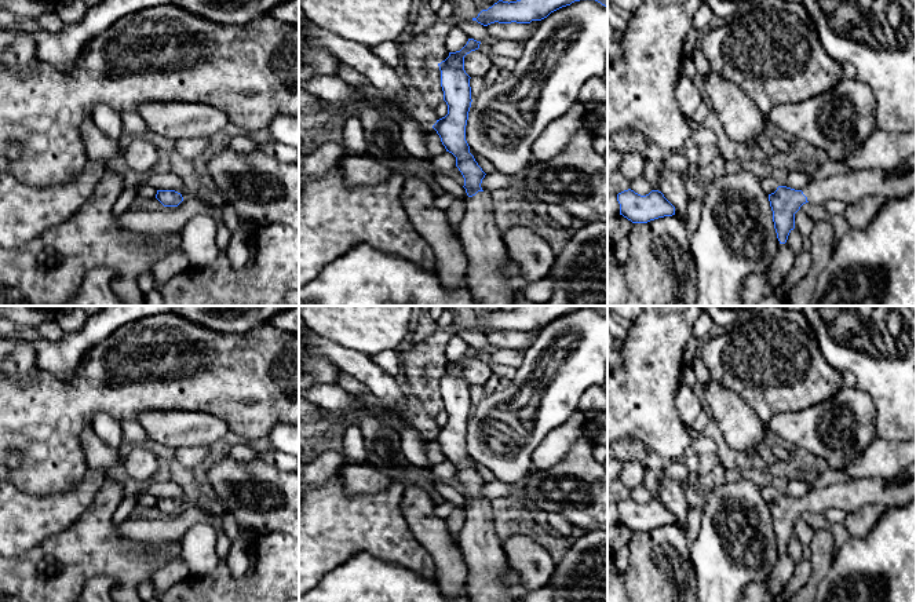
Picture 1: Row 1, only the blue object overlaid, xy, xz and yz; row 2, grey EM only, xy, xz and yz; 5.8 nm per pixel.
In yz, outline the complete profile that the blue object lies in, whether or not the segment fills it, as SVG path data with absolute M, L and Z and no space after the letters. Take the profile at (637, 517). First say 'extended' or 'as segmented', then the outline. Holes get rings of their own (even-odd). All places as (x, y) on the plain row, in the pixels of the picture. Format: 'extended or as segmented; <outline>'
as segmented; M628 497L617 503L620 523L632 532L647 532L650 529L675 523L675 515L658 499L641 504Z

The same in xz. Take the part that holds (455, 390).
extended; M468 347L467 353L438 372L441 395L448 423L433 434L446 460L456 466L456 475L464 486L468 507L459 533L459 548L468 566L467 588L471 602L511 602L504 585L507 557L501 539L493 525L489 500L481 496L485 481L470 461L466 434L471 416L470 384L464 379L464 365L479 357L481 350Z

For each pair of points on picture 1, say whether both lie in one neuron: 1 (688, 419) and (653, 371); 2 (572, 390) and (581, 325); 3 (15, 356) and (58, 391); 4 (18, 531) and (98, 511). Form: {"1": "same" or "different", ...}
{"1": "different", "2": "same", "3": "different", "4": "different"}

